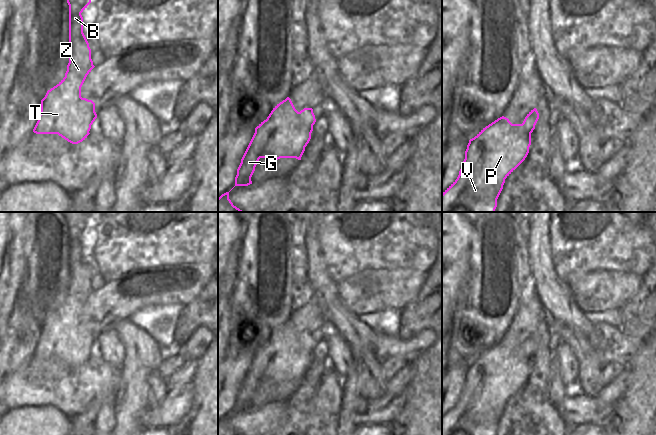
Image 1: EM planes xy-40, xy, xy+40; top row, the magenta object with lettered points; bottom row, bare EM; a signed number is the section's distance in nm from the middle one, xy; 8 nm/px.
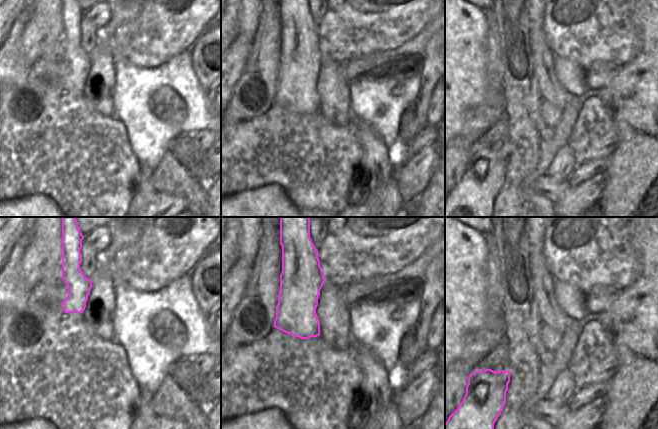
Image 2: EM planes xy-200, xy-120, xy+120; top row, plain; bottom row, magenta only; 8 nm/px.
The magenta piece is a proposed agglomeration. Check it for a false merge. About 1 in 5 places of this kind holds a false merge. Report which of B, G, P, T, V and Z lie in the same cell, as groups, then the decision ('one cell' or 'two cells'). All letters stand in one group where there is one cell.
B G P T V Z; one cell

